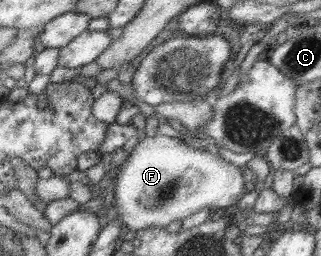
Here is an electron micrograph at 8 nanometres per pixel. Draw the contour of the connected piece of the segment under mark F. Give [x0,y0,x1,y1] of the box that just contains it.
[110,135,244,230]

